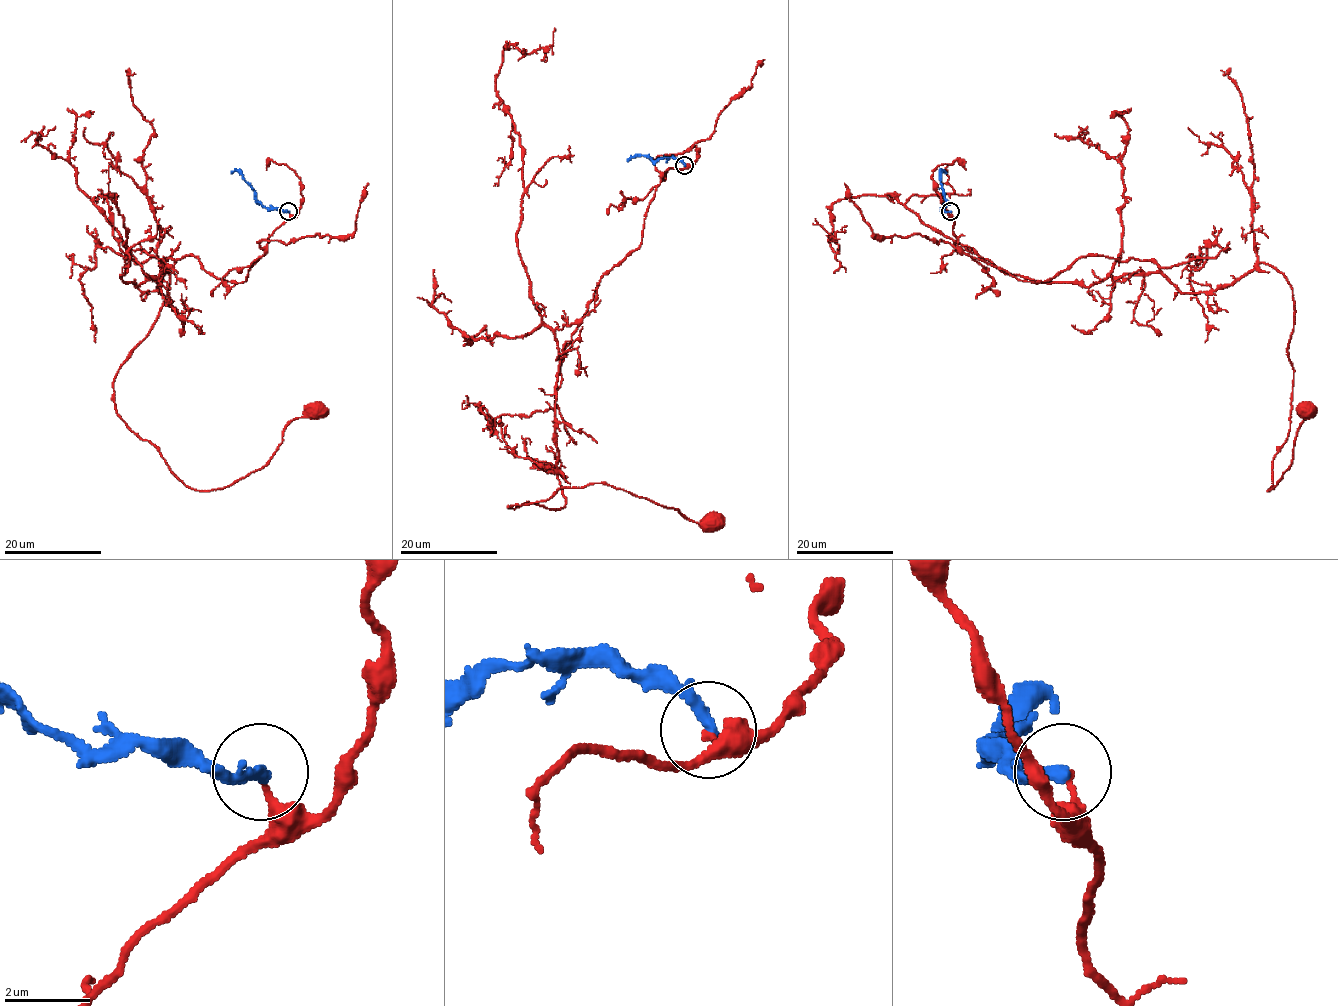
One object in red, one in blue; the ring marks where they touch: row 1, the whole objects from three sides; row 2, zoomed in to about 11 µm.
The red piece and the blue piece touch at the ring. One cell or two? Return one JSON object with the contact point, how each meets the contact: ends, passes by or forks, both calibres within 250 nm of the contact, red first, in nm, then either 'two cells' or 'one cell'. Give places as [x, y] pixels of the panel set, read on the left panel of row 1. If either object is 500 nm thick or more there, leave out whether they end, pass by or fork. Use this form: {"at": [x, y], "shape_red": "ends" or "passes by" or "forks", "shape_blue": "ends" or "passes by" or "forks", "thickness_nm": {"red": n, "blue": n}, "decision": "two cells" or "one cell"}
{"at": [288, 211], "shape_red": "ends", "shape_blue": "ends", "thickness_nm": {"red": 150, "blue": 300}, "decision": "two cells"}

